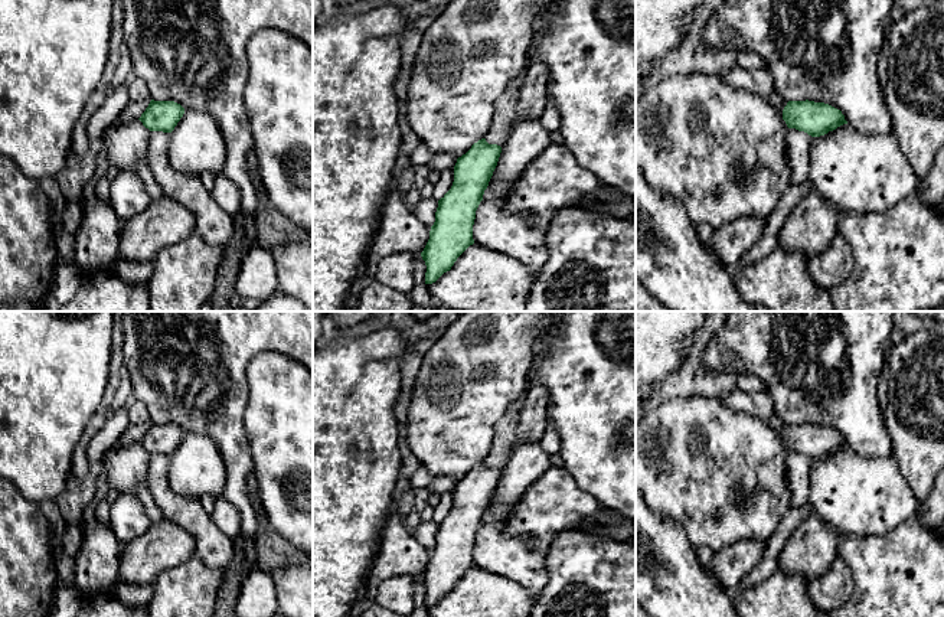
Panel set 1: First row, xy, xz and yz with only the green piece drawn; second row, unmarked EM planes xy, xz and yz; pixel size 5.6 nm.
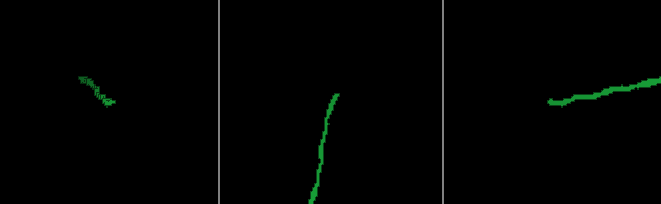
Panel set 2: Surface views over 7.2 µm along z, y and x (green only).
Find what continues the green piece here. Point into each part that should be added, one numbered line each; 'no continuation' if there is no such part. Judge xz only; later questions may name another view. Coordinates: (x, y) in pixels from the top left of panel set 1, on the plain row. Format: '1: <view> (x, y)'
1: xz (506, 428)

